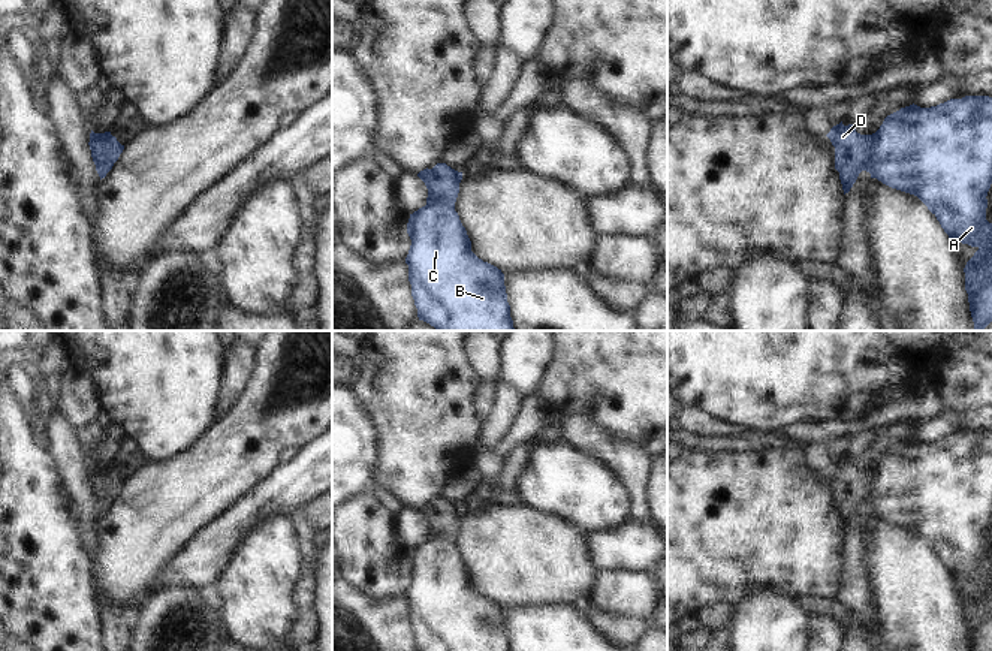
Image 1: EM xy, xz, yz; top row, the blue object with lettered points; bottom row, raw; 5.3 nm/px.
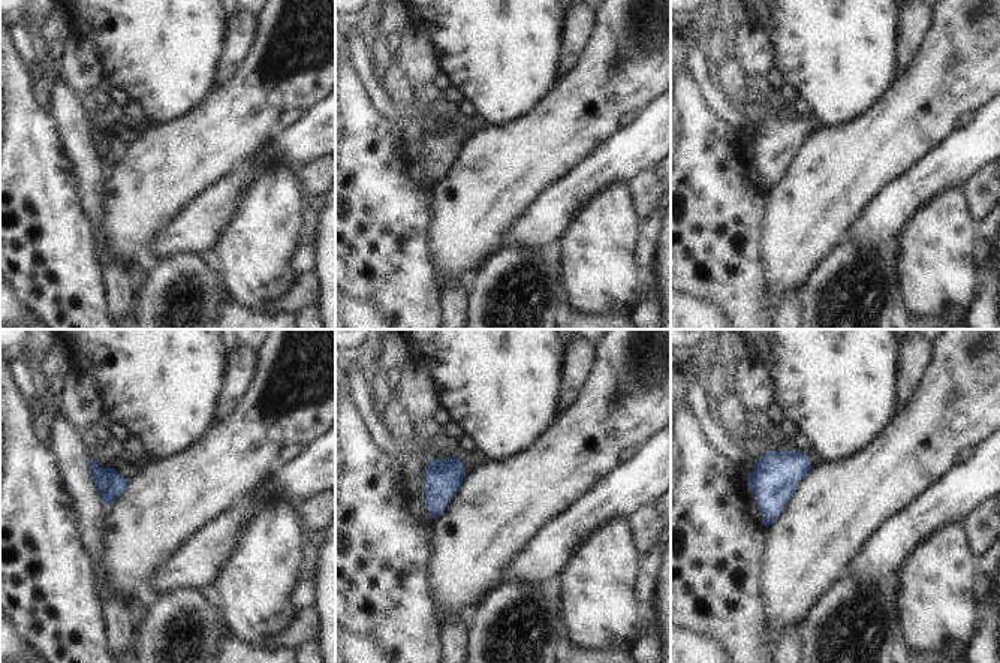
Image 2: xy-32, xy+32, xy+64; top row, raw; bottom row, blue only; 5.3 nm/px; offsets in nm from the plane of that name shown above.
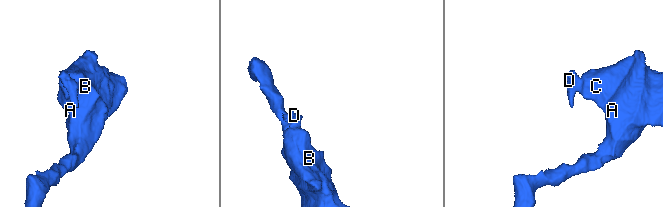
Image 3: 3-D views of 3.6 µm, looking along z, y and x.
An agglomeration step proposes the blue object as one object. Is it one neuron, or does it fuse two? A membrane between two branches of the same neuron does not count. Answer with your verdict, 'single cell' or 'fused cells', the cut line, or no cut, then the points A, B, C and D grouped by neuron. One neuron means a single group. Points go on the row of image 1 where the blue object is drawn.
single cell; no cut; A B C D

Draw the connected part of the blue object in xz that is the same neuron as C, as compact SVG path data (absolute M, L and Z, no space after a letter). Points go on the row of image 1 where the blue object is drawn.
M437 163L417 177L425 183L428 198L425 207L410 214L407 233L411 245L405 263L419 320L437 331L515 331L504 274L471 251L471 241L455 211L462 172Z

